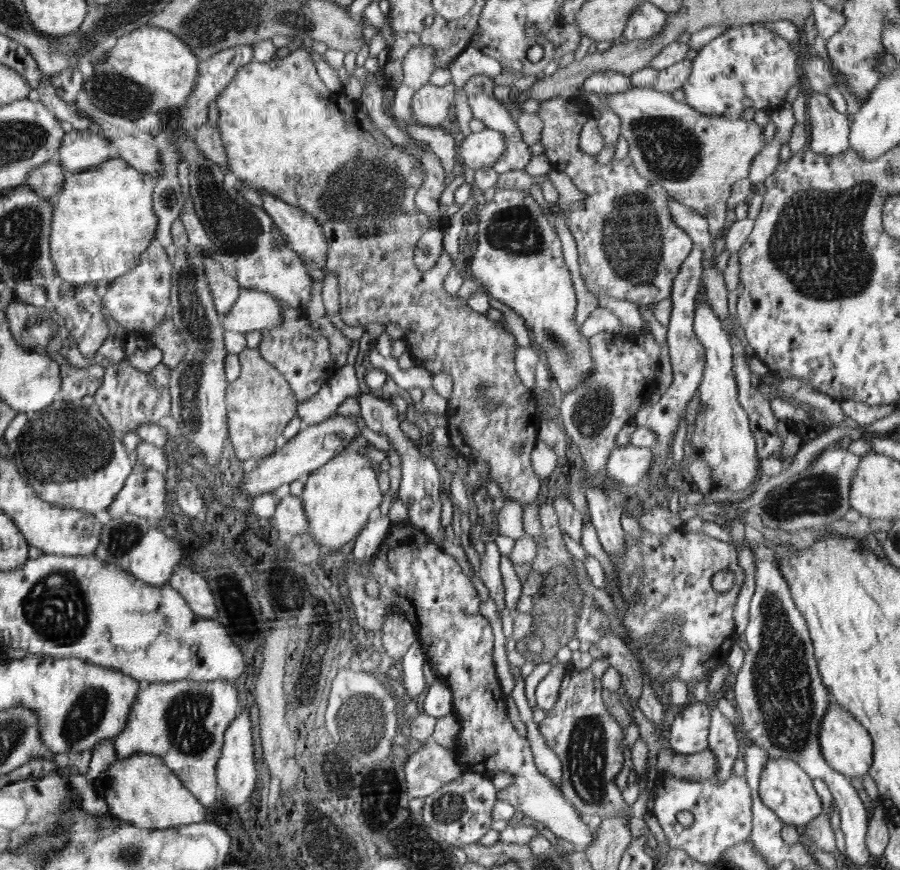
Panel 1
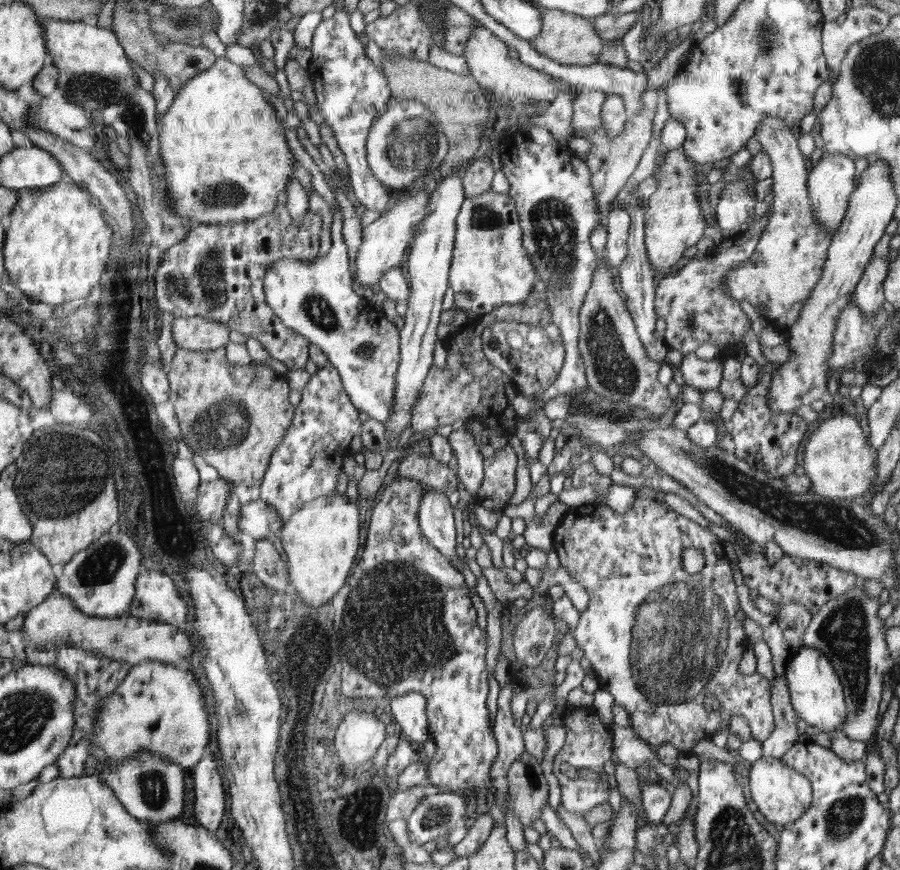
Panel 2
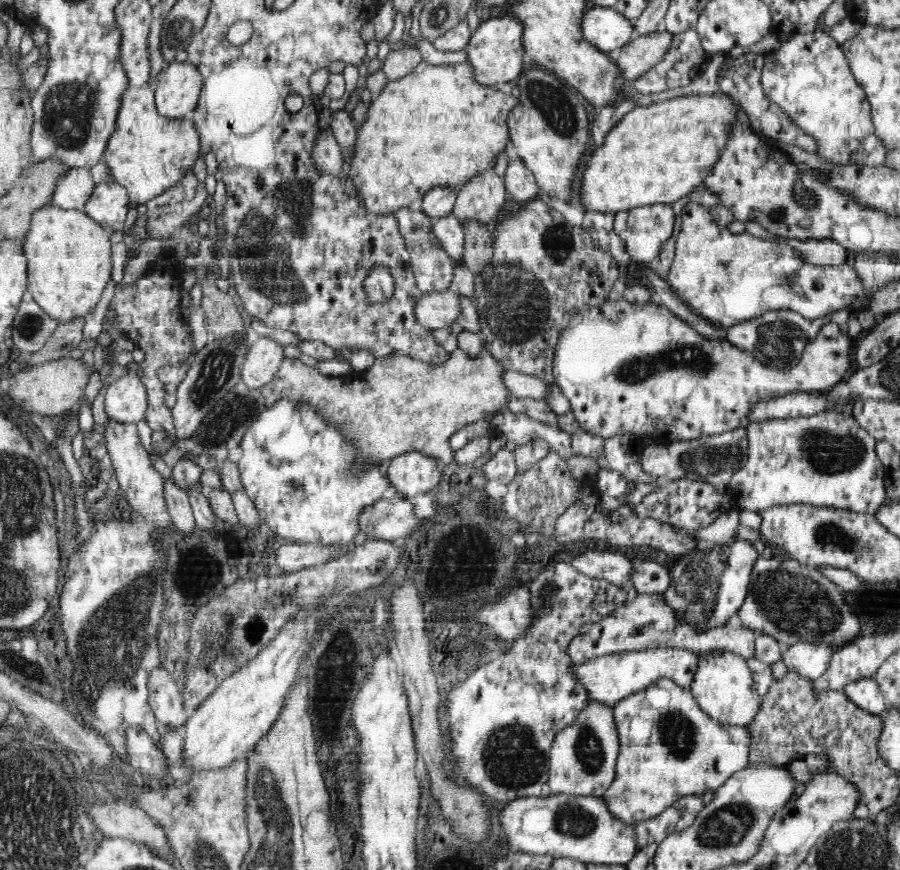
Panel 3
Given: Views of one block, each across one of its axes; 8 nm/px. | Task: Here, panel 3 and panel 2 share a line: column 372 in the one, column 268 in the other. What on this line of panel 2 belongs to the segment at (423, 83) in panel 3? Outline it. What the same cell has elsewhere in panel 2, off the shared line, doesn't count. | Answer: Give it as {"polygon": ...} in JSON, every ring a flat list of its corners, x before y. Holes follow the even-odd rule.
{"polygon":[[218,57,215,63,208,69,199,72,193,76,178,92,168,109,168,112,162,117,158,118,158,130,161,146,162,162,166,171,167,181,169,184,169,193,173,200,171,206,175,213,181,217,188,217,192,224,232,224,245,220,254,220,262,215,273,212,279,204,279,199,285,197,287,184,292,178,292,168,294,168,294,154,290,151,290,146,286,142,286,134,284,134,284,126,280,124,280,120,276,118,274,106,270,100,266,98,264,104,264,92,260,87,252,82,245,74,243,67,238,66,236,63,230,62,226,57]]}

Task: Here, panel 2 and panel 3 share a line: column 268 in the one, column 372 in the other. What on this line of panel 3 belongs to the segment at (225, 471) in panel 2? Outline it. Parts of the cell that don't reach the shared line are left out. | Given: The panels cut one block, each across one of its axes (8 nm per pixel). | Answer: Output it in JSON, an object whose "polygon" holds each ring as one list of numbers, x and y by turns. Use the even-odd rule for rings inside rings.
{"polygon":[[460,348,453,351,450,359,442,364,430,364,426,360,393,351,392,355,376,359,370,370,350,372,342,378,323,376,299,359,285,358,276,377,261,389,261,394,265,407,272,406,282,398,314,407,313,412,316,412,317,416,330,423,346,441,350,441,353,459,349,462,349,472,358,476,366,474,370,468,378,468,380,464,385,467,390,460,404,453,424,453,424,456,436,458,440,464,450,464,454,460,454,451,449,442,458,430,505,410,509,399,512,398,505,384,505,370,505,367,487,352,472,359]]}

